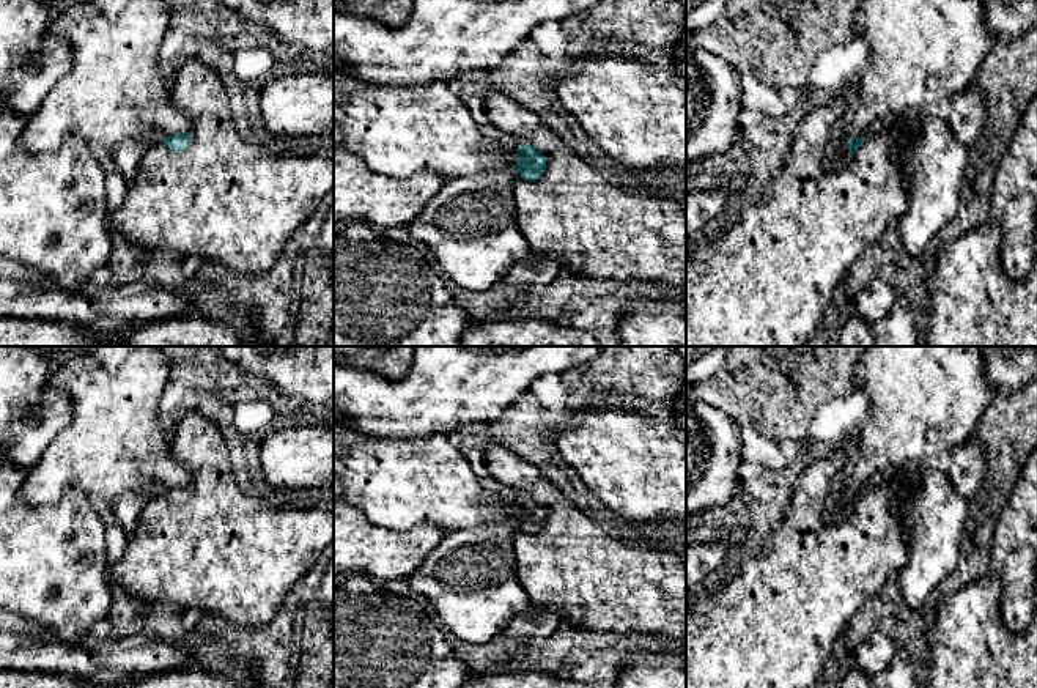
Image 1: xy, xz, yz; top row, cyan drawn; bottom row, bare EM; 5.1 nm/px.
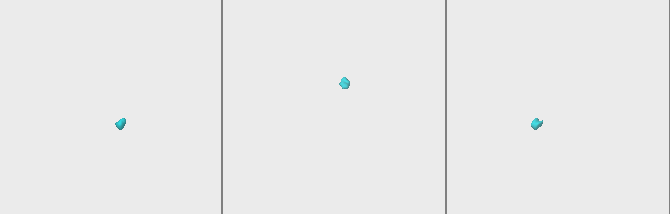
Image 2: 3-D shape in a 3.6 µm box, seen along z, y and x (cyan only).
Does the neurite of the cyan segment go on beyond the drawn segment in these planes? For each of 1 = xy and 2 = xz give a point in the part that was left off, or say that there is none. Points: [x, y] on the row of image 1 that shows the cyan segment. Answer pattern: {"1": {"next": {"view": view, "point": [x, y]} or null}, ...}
{"1": {"next": null}, "2": {"next": {"view": "xz", "point": [469, 225]}}}

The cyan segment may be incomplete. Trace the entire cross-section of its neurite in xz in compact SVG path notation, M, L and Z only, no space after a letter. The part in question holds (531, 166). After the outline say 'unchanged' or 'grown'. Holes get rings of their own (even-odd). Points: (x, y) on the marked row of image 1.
M521 145L518 157L515 167L444 181L441 190L409 224L411 235L436 257L439 269L464 290L485 291L497 285L513 266L532 258L532 249L518 228L513 184L518 175L526 181L538 181L546 157L532 145Z | grown

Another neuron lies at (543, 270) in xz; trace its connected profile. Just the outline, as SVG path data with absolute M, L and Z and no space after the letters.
M529 258L527 261L513 266L511 271L504 276L500 282L508 285L549 283L563 272L566 272L565 264L554 258Z

